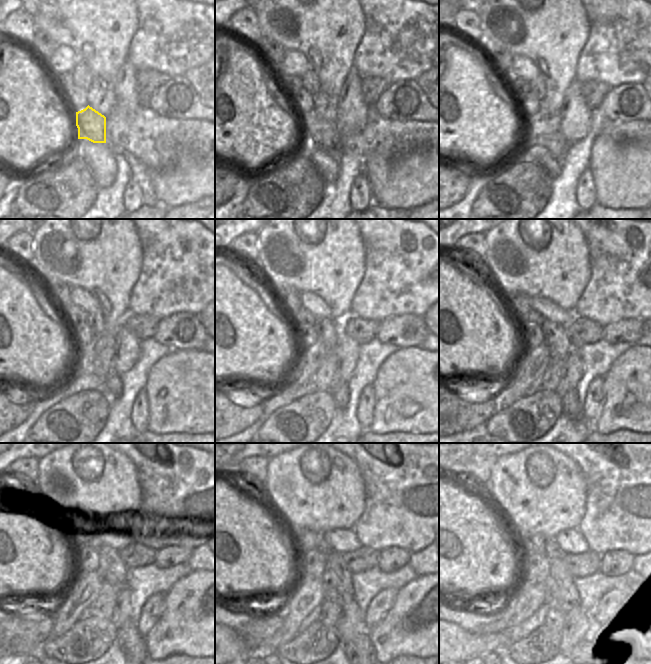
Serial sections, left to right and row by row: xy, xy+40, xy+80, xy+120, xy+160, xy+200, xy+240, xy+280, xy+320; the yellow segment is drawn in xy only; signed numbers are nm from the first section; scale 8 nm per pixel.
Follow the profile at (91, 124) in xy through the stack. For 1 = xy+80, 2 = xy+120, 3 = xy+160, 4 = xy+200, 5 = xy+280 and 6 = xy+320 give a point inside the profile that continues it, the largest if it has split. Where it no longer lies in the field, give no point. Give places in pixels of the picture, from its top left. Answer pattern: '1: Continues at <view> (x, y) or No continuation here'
1: Continues at xy+80 (557, 143)
2: Continues at xy+120 (113, 383)
3: Continues at xy+160 (340, 392)
4: Continues at xy+200 (571, 408)
5: Continues at xy+280 (359, 646)
6: Continues at xy+320 (587, 646)

